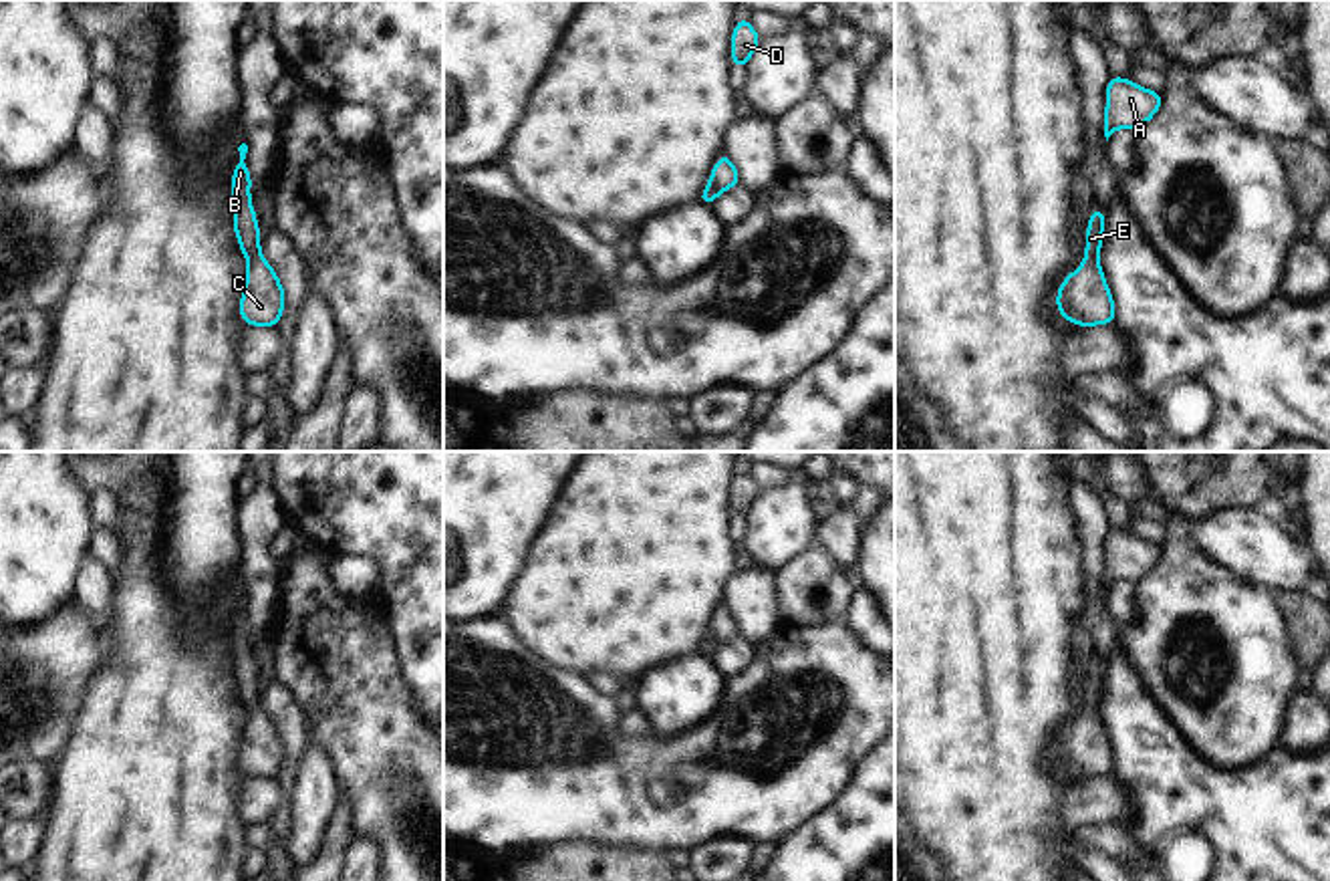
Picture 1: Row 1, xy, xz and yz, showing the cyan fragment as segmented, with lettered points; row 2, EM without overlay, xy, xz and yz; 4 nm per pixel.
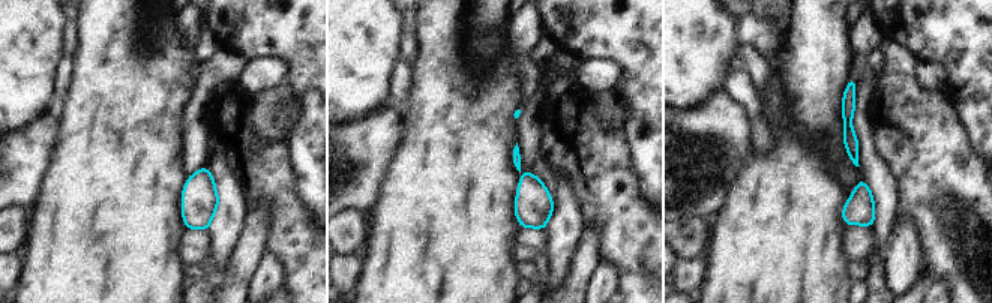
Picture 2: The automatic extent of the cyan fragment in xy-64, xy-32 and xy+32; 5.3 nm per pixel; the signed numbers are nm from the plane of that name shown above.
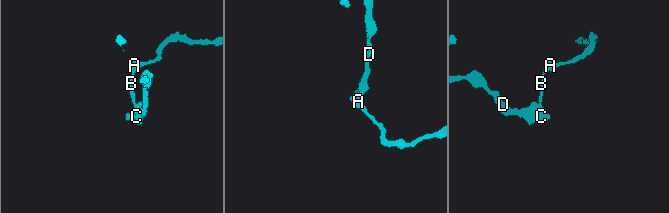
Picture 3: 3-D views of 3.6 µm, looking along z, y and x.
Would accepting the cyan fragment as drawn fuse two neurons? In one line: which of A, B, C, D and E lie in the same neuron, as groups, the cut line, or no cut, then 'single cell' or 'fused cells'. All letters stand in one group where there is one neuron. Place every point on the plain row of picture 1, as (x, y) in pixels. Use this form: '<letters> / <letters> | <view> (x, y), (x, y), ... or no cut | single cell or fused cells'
A B C D E | no cut | single cell

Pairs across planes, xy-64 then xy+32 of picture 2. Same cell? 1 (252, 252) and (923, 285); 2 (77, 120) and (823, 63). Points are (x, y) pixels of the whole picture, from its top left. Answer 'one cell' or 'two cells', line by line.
1: one cell
2: two cells

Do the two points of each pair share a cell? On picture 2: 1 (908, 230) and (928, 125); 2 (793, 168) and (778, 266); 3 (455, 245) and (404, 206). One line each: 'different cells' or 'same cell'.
1: different cells
2: same cell
3: same cell

